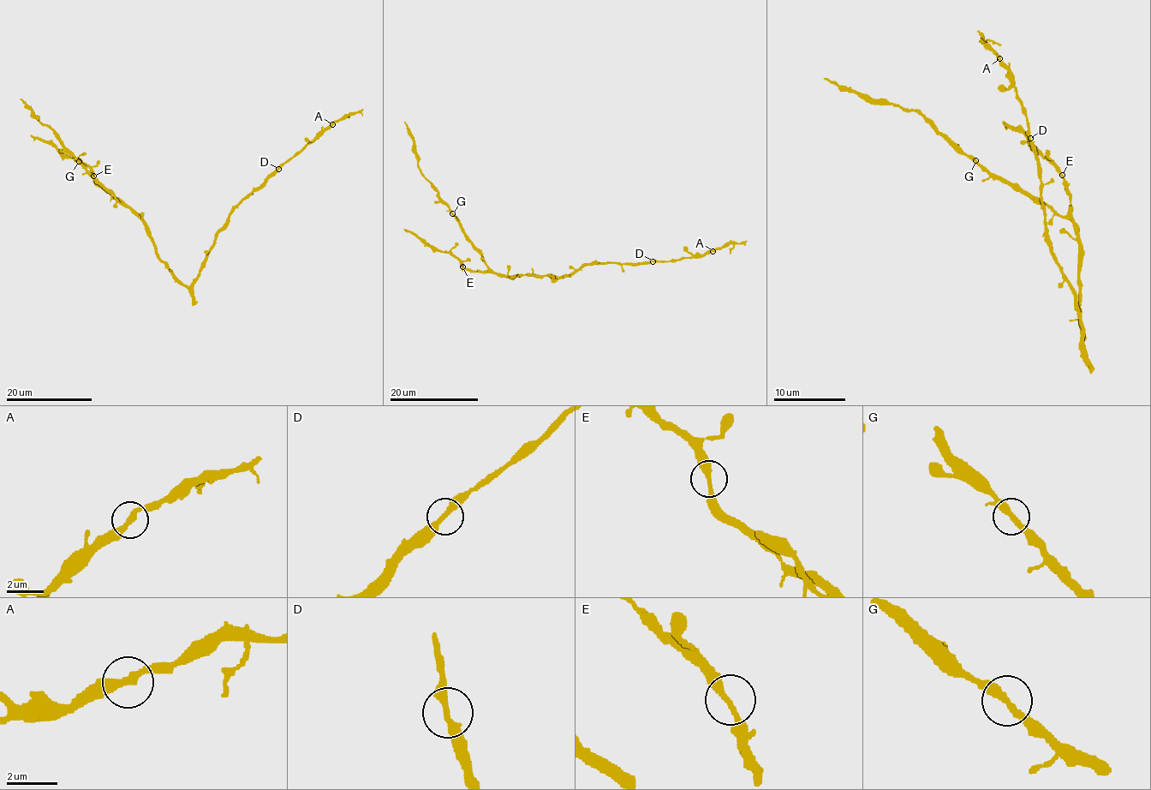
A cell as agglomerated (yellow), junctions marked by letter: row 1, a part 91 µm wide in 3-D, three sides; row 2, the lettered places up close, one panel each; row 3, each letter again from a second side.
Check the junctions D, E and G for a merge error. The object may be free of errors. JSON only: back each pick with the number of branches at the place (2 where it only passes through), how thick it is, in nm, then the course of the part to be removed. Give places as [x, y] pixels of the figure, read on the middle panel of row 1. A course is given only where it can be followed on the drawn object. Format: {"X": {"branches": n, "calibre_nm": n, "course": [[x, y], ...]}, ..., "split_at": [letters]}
{"split_at": []}

